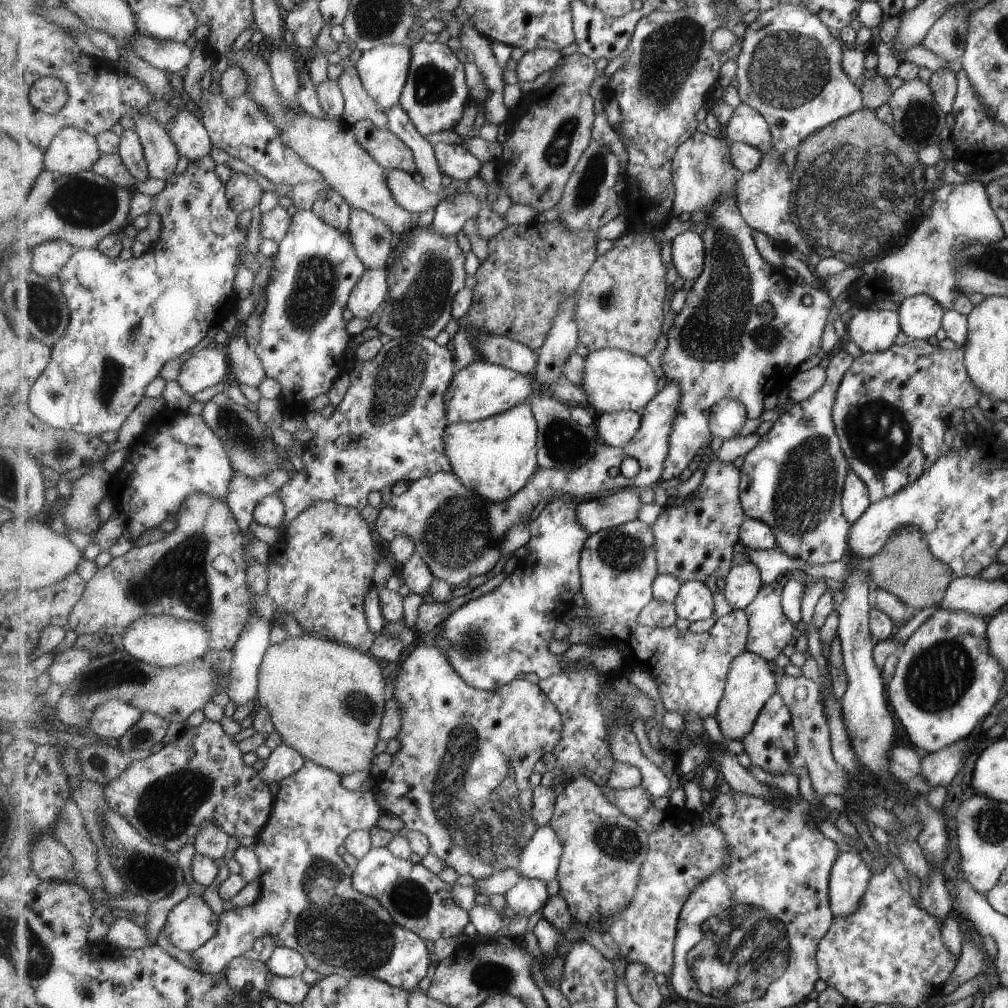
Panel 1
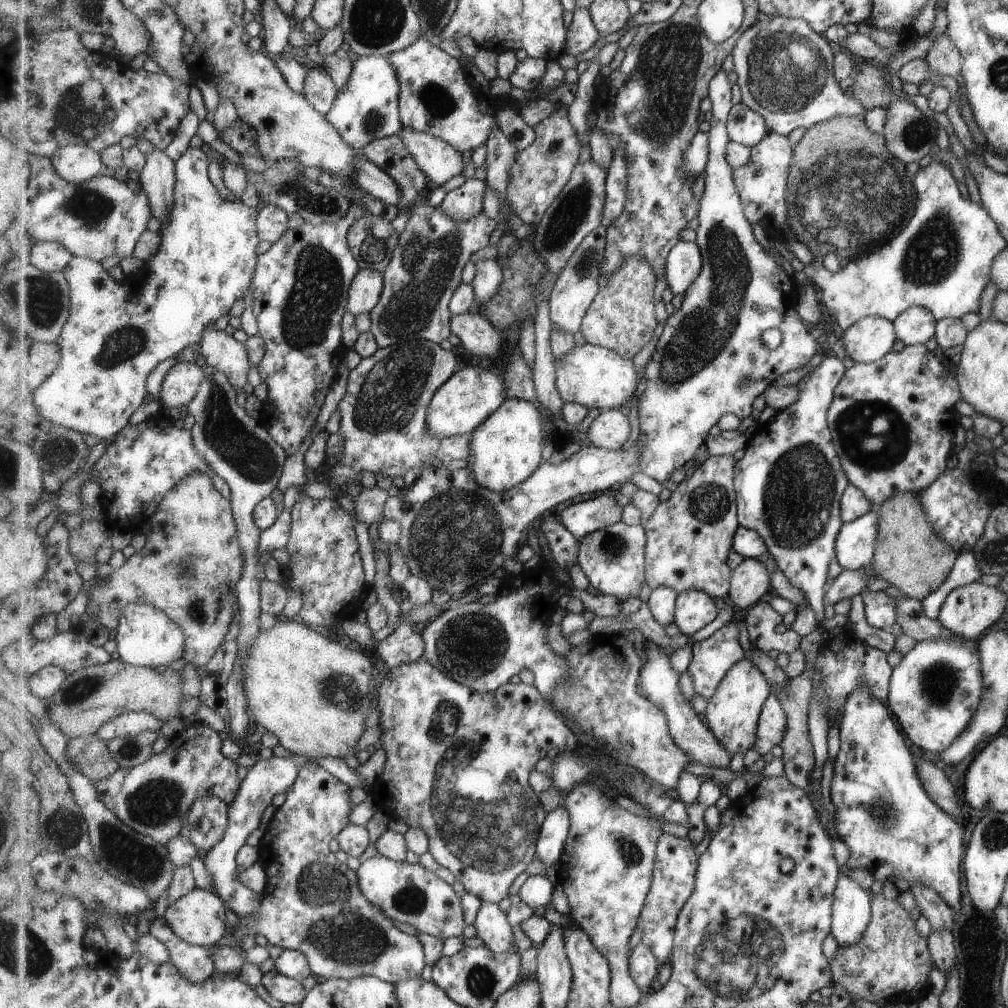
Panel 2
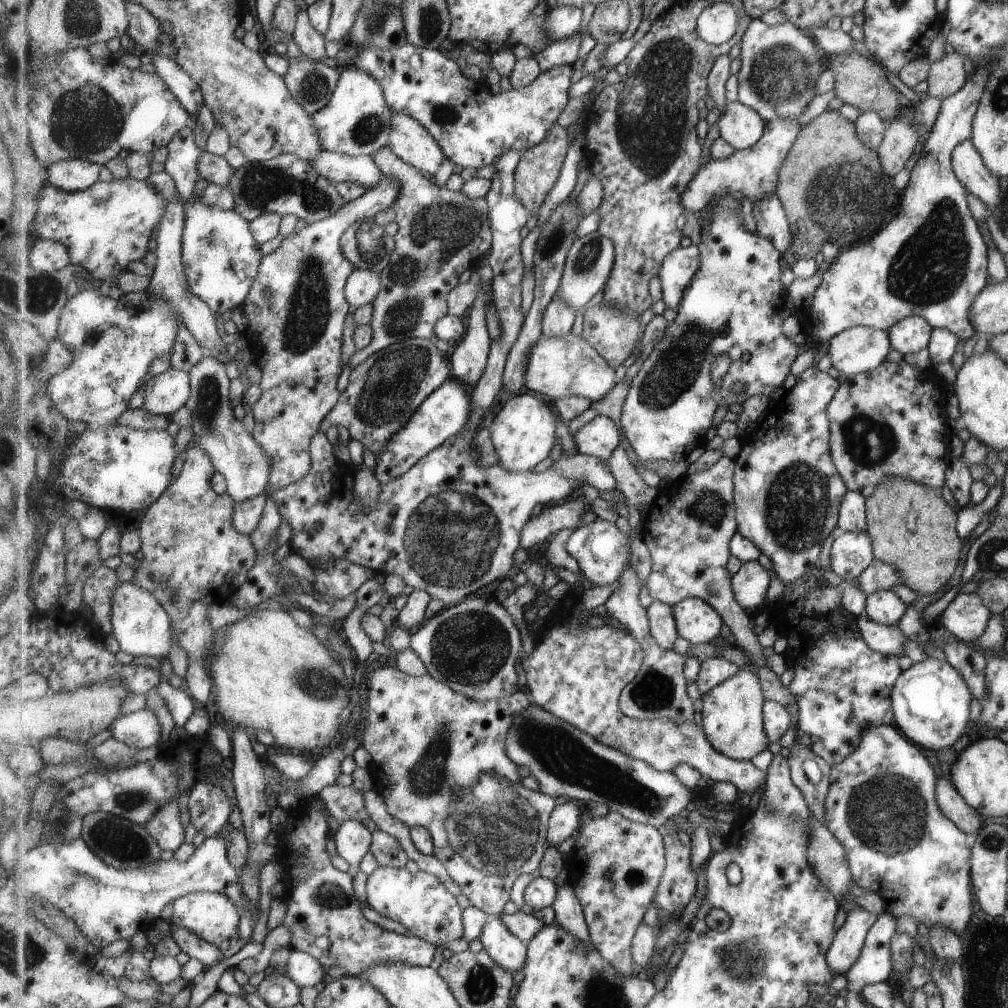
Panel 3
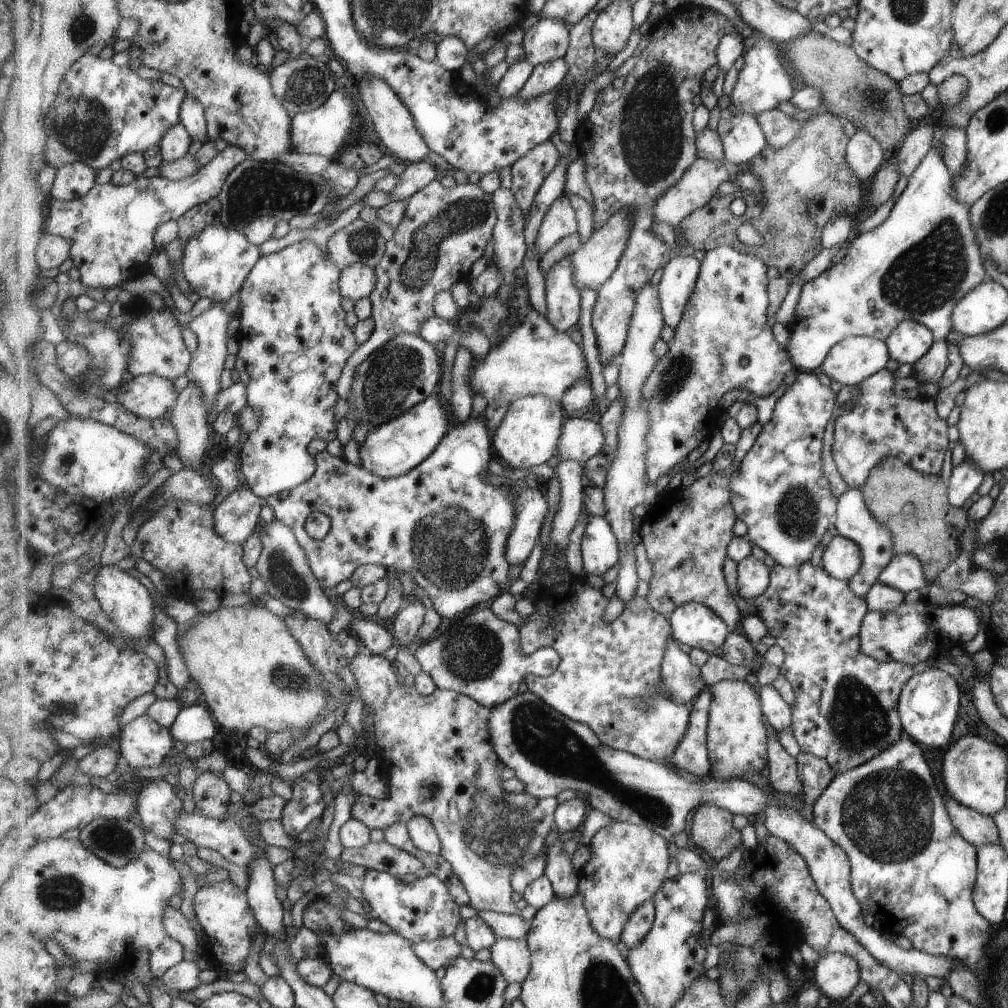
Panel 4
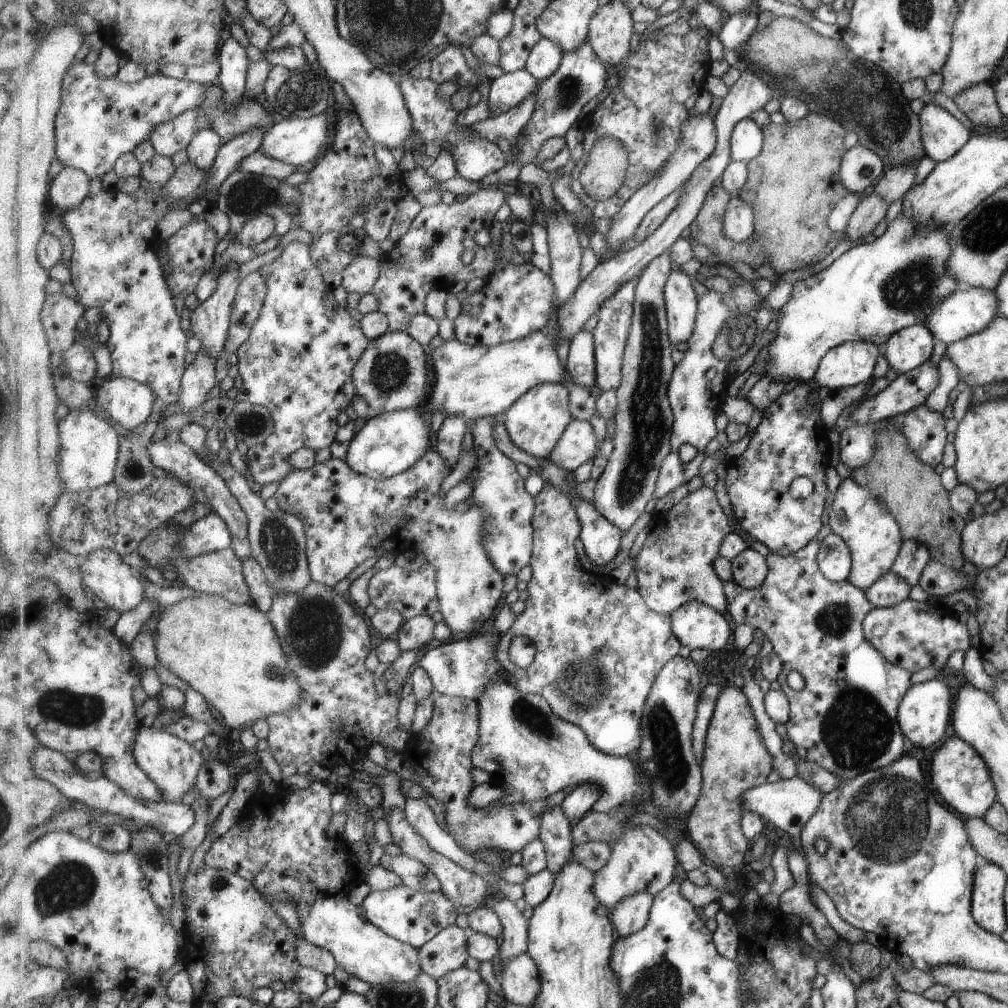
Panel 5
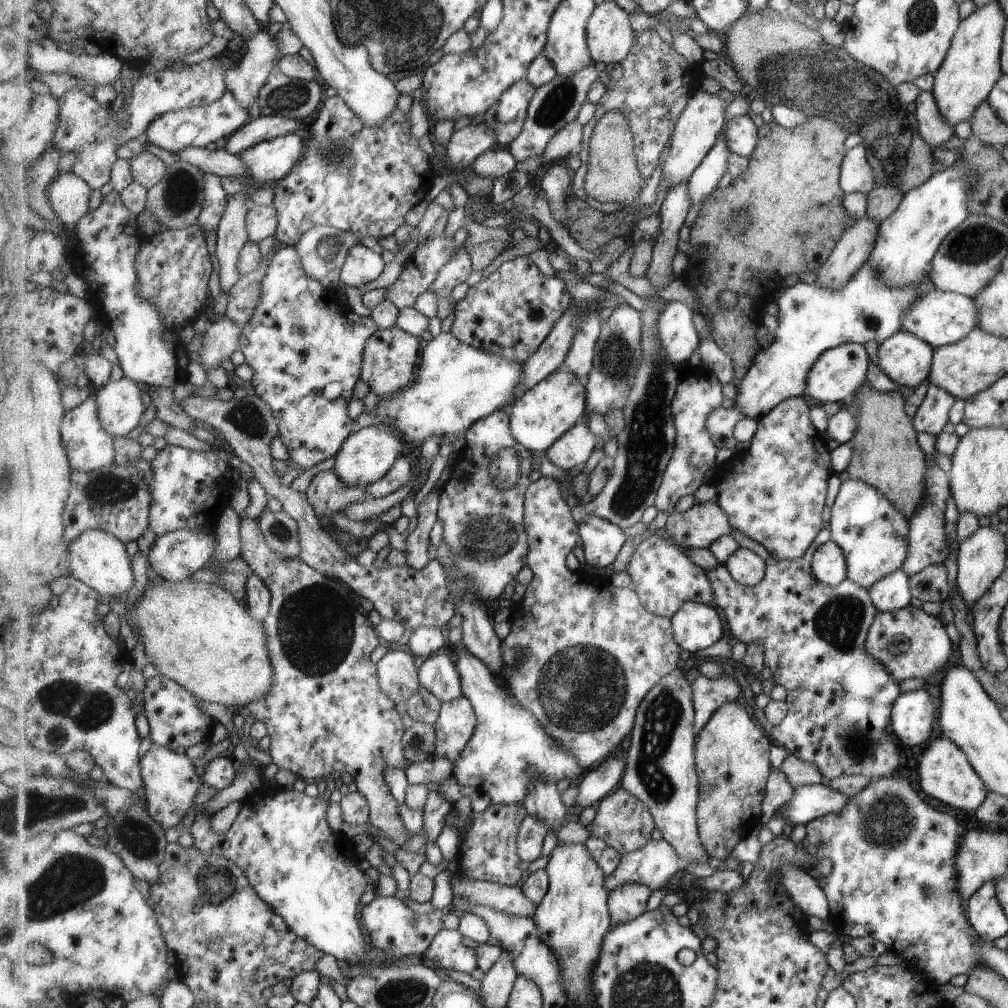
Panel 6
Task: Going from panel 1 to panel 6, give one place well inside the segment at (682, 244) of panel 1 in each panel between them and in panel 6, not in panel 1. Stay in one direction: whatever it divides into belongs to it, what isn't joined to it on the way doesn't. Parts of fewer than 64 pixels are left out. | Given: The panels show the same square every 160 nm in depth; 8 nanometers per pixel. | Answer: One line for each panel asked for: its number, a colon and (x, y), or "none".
2: (685, 262)
3: (682, 265)
4: (679, 280)
5: (681, 299)
6: (680, 339)

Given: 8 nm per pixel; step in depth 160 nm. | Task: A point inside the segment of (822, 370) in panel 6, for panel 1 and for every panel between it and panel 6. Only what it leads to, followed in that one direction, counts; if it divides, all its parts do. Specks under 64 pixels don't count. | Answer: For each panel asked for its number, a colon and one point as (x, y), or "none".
1: (872, 331)
2: (867, 340)
3: (858, 349)
4: (855, 358)
5: (850, 363)

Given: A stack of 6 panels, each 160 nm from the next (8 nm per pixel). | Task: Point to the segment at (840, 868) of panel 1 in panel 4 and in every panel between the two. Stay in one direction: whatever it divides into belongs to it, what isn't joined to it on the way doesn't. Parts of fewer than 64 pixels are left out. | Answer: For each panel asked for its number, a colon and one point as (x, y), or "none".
2: (851, 903)
3: (849, 940)
4: (836, 974)

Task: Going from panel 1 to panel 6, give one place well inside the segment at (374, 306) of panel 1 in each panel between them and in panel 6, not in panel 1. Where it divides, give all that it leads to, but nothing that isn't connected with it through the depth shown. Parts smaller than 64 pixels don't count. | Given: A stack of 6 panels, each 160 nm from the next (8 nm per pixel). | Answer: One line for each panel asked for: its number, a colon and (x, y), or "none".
2: (367, 288)
3: (363, 286)
4: (358, 281)
5: (362, 274)
6: (363, 265)

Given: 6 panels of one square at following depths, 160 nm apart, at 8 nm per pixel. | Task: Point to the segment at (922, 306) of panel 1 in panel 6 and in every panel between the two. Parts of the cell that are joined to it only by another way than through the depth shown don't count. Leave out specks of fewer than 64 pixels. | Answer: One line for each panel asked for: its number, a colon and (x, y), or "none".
2: (915, 325)
3: (911, 334)
4: (910, 340)
5: (910, 347)
6: (903, 358)

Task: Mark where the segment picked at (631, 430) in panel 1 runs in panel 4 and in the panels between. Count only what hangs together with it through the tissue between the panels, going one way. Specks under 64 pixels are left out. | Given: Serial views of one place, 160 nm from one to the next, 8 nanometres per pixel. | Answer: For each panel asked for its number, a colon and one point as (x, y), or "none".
2: (611, 430)
3: (599, 438)
4: (581, 439)

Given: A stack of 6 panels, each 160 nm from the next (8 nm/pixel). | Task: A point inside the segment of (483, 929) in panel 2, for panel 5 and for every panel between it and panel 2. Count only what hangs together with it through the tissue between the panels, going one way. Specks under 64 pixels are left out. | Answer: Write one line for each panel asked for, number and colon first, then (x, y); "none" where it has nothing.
3: (499, 942)
4: (514, 957)
5: (520, 978)

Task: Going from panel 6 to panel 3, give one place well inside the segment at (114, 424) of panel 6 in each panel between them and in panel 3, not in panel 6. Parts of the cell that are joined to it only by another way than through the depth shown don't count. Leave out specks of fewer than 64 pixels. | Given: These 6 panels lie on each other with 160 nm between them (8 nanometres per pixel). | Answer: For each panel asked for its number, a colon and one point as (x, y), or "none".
3: (169, 392)
4: (150, 396)
5: (130, 403)

